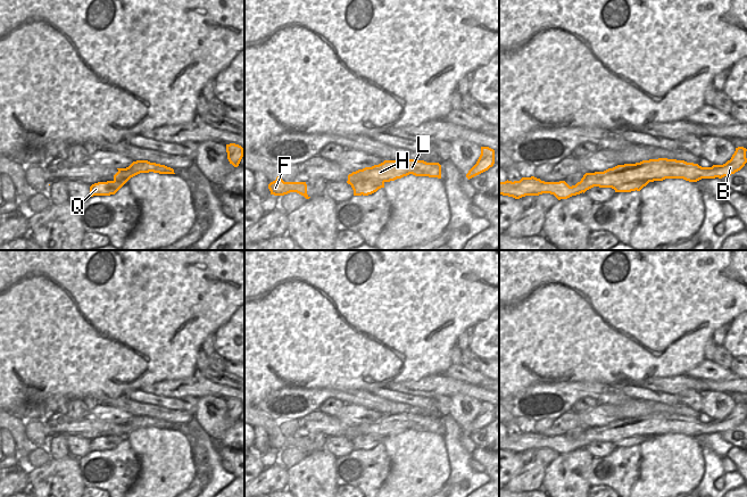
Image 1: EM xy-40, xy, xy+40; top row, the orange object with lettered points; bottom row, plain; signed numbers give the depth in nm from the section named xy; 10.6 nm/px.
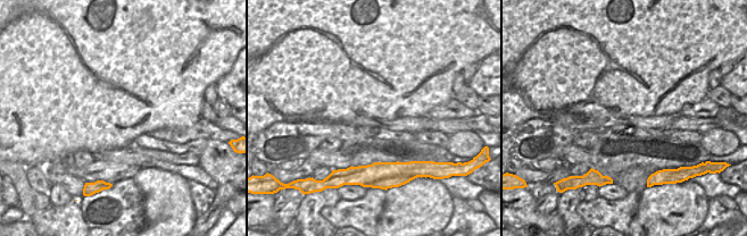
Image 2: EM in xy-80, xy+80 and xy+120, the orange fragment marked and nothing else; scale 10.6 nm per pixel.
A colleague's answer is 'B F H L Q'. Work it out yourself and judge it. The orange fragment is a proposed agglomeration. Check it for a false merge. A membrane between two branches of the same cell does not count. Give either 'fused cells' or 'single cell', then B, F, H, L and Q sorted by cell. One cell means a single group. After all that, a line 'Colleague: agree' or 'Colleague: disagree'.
fused cells | B F H L / Q
Colleague: disagree

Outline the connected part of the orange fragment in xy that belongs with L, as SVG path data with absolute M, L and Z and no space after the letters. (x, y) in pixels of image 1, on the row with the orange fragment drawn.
M397 159L384 160L379 165L358 169L348 175L348 184L363 181L390 182L413 174L441 179L441 165L424 160Z

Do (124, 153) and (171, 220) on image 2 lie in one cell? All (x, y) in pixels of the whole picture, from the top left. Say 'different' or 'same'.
different

